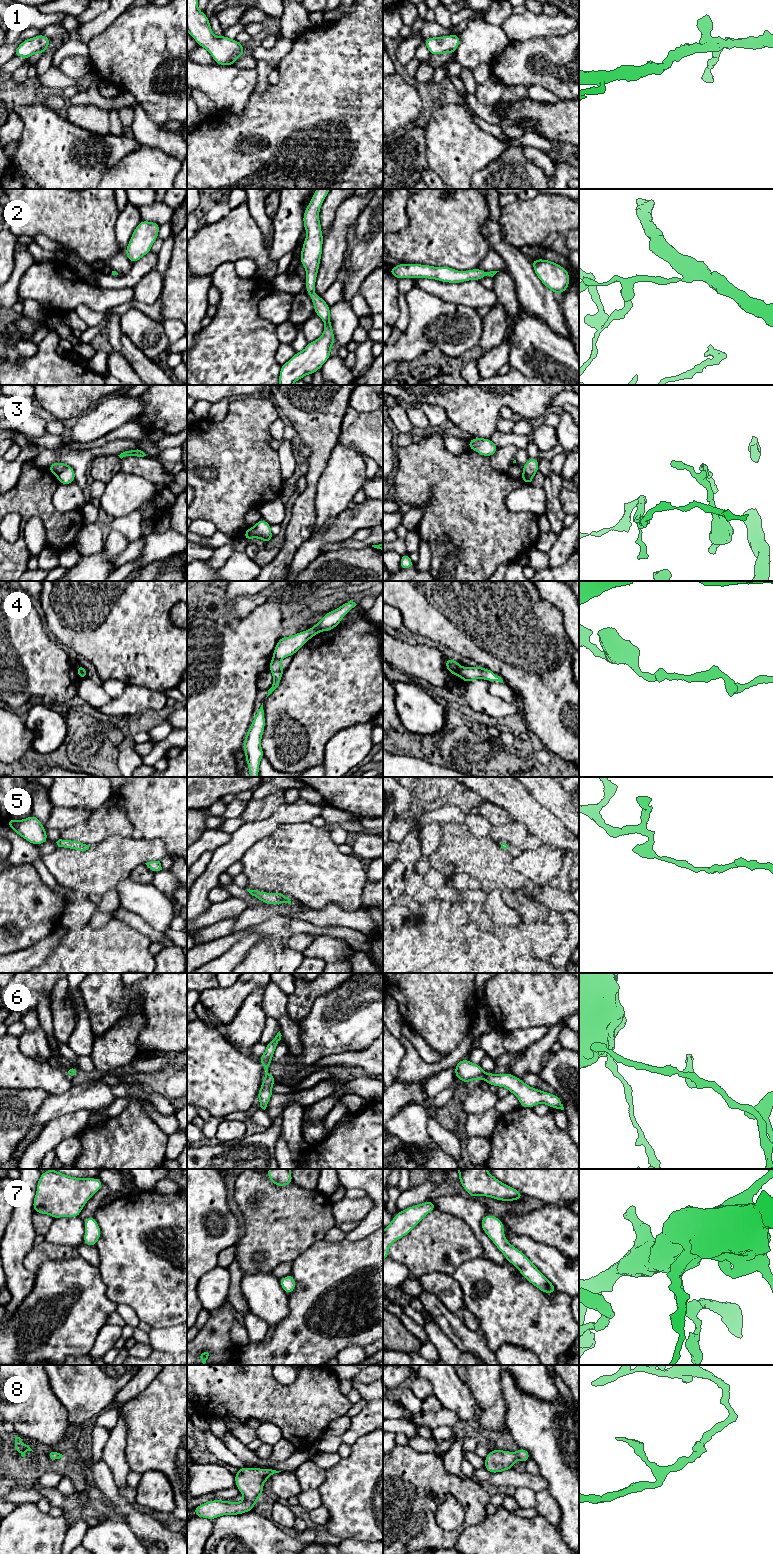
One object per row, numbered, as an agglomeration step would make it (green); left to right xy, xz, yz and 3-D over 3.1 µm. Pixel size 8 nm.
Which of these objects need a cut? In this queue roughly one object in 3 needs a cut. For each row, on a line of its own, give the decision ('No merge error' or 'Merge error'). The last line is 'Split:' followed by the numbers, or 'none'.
1: No merge error
2: No merge error
3: No merge error
4: Merge error
5: No merge error
6: No merge error
7: No merge error
8: No merge error
Split: 4

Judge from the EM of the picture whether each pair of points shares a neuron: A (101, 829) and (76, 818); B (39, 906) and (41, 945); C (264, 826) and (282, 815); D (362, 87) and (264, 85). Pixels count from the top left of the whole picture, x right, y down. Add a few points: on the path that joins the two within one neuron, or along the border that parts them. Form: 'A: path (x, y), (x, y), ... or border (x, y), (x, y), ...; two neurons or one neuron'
A: border (91, 813), (83, 822), (62, 830); two neurons
B: border (60, 925), (48, 935), (20, 950); two neurons
C: path (268, 826), (278, 818); one neuron
D: border (271, 85), (264, 91), (254, 91); two neurons

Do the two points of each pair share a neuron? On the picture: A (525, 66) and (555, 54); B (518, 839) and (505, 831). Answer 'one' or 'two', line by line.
A: one
B: one

